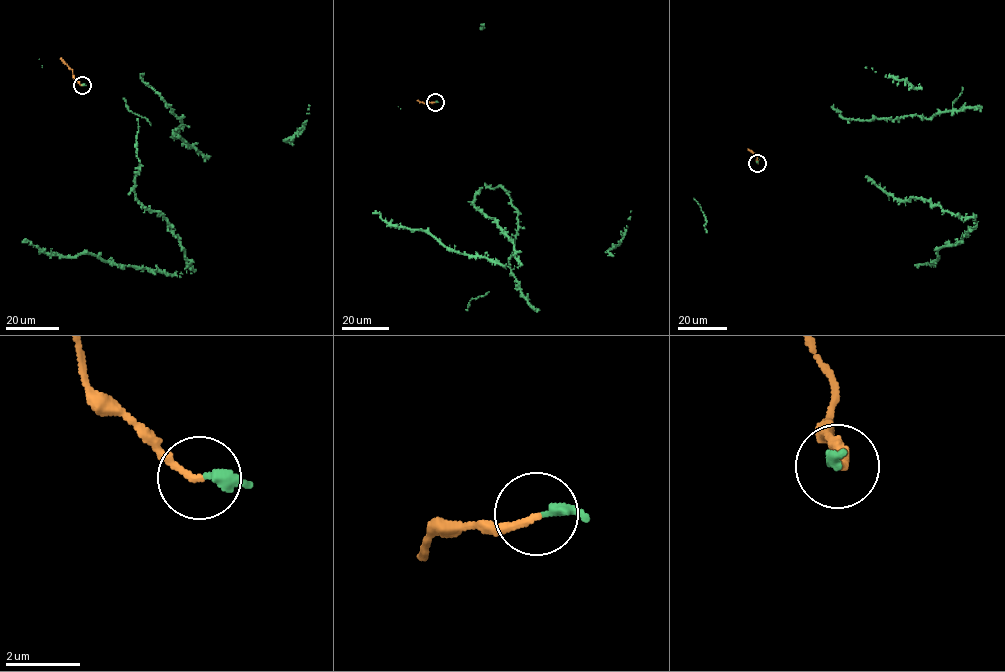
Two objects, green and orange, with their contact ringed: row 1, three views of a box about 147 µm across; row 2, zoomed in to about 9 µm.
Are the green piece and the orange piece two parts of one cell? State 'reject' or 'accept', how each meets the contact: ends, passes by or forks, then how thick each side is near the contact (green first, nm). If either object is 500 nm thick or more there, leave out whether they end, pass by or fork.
accept; green ends; orange ends; calibres 300 and 170 nm

